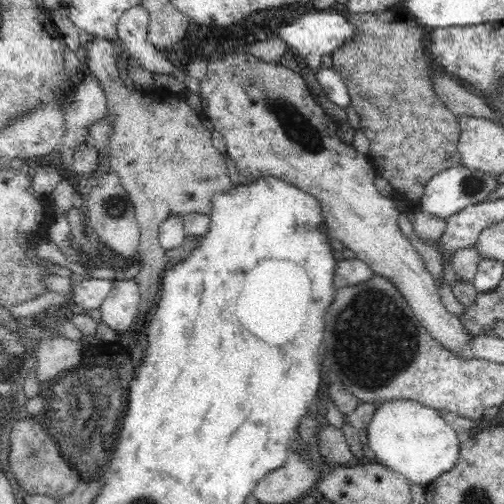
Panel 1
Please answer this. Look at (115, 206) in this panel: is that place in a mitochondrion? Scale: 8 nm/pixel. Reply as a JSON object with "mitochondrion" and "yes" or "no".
{"mitochondrion":"yes"}

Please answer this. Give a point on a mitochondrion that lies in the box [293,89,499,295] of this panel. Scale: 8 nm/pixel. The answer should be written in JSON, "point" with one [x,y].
{"point":[469,185]}

